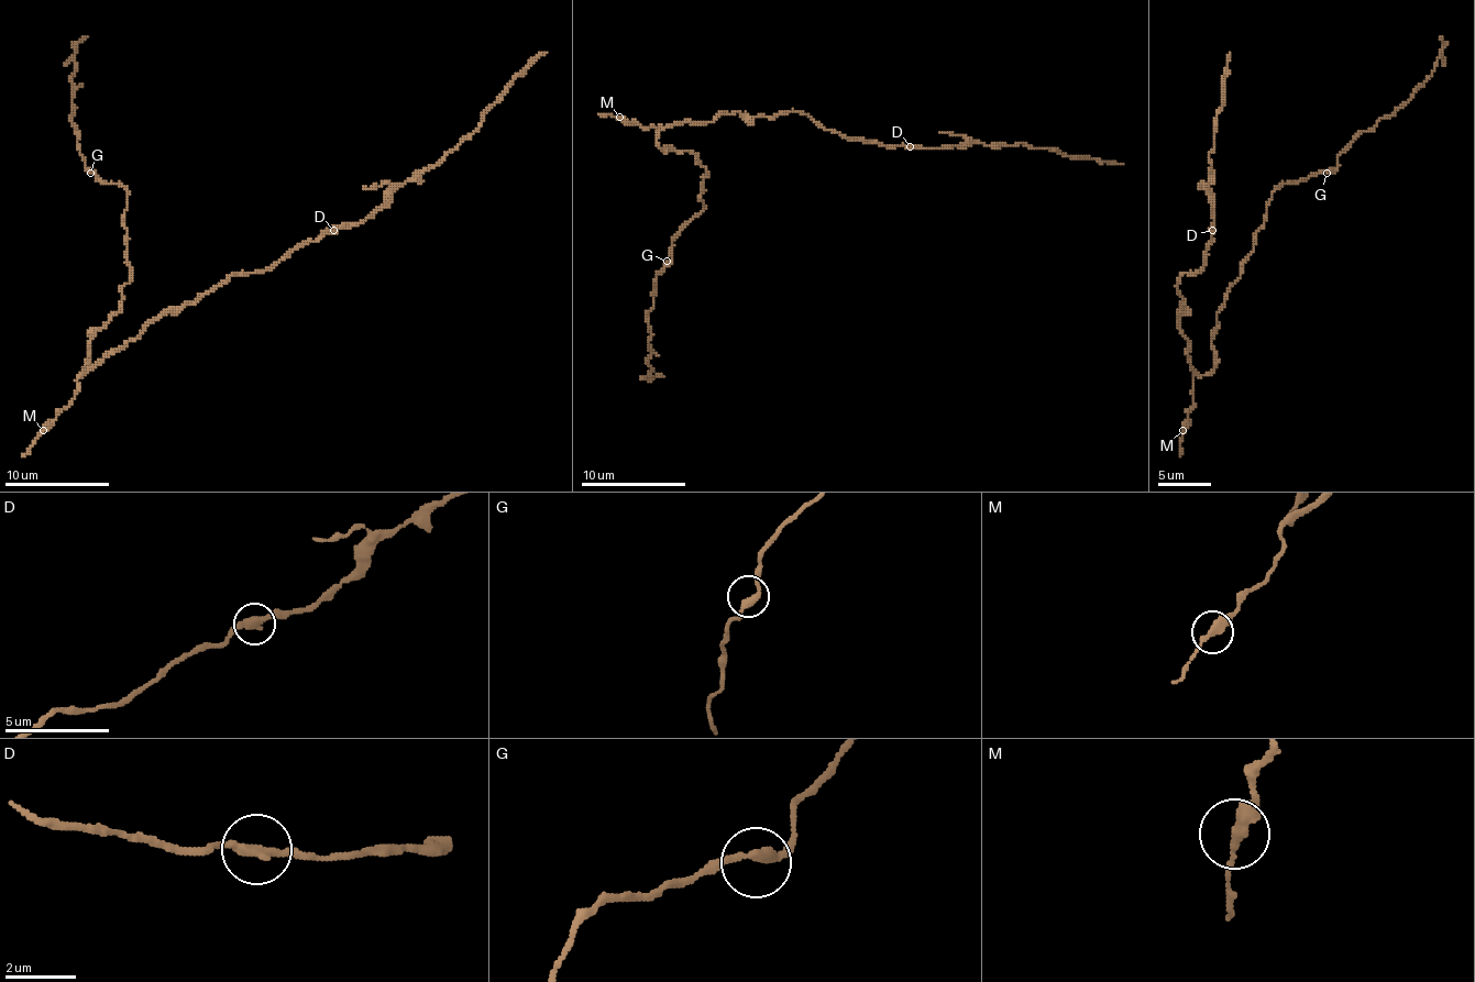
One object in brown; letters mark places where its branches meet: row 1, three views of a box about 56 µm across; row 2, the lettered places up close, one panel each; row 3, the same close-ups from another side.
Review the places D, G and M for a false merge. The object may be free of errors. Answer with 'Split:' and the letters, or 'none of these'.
Split: none of these

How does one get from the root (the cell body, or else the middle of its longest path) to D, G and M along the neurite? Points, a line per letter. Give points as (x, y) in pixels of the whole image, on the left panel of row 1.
D: (122, 346), (164, 315), (195, 305), (232, 275), (268, 271), (295, 249), (319, 241), (334, 231)
G: (122, 346), (79, 375), (90, 339), (119, 309), (130, 280), (127, 191), (90, 173)
M: (122, 346), (111, 349), (77, 381), (75, 398), (43, 430)

